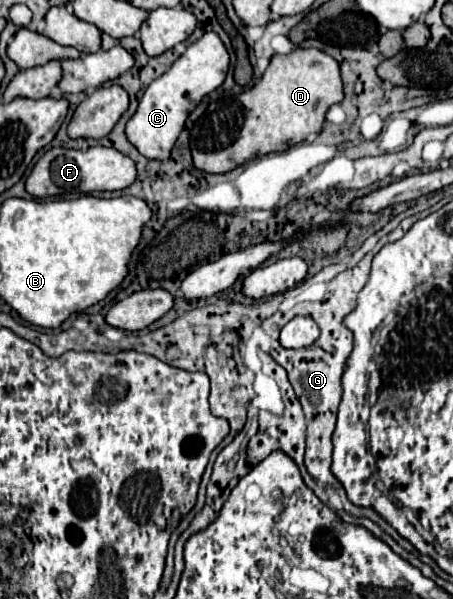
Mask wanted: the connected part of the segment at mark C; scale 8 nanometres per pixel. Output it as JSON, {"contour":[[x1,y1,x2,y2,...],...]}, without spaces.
{"contour":[[213,31,205,33,199,41,191,43,161,77,157,77,143,93,137,113,129,119,125,127,125,135,131,145,137,147,137,151,155,161,169,161,171,149,183,131,183,125,189,117,189,113,199,105,199,101,215,91,219,85,223,85,225,75,229,69,229,53,221,41,221,37]]}

